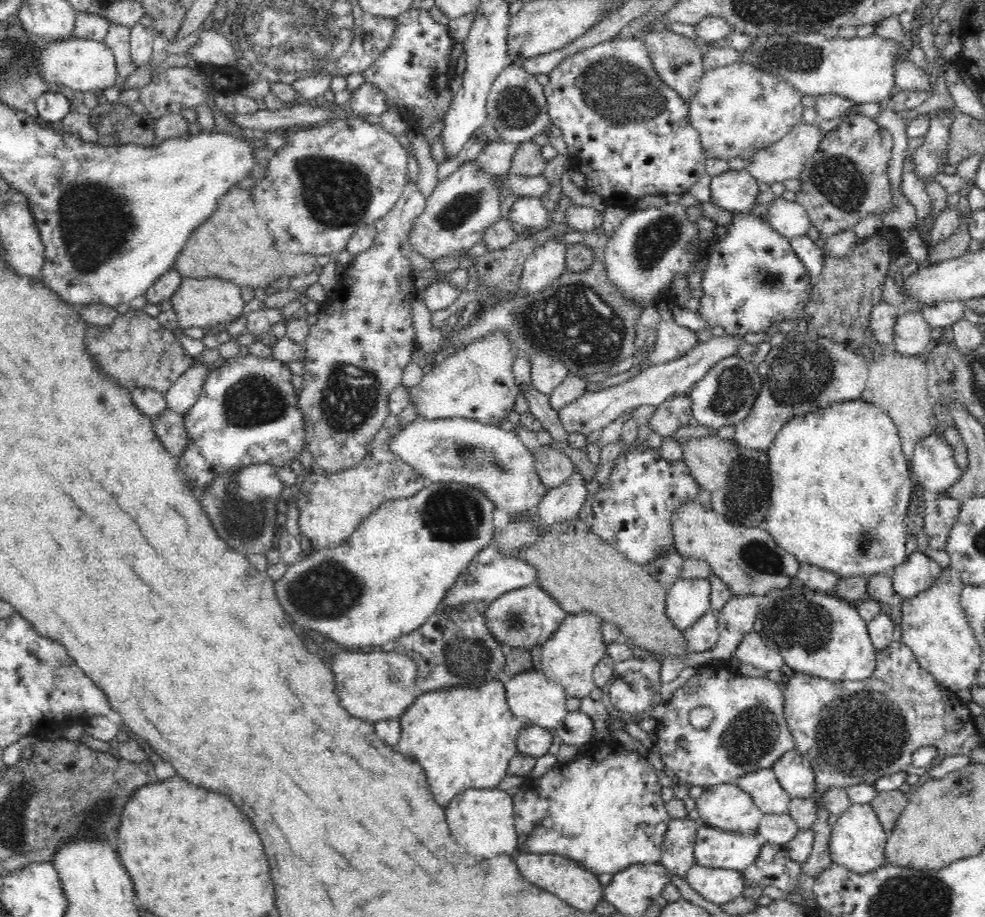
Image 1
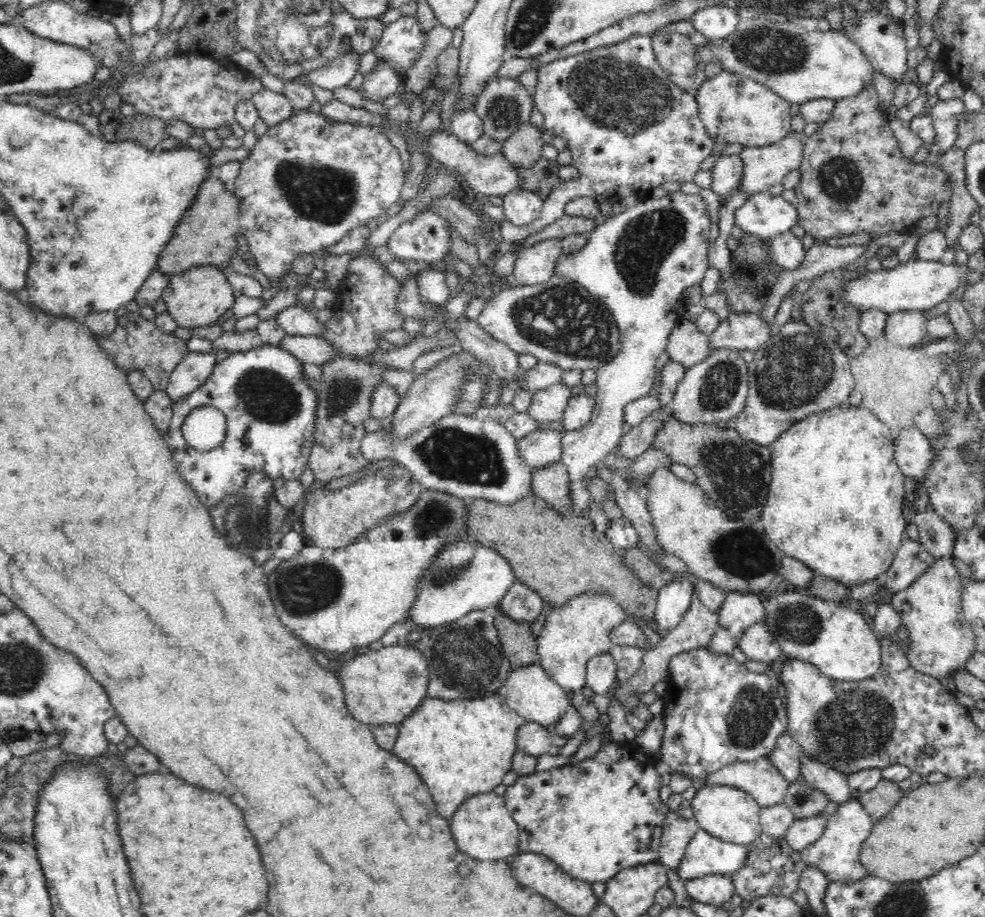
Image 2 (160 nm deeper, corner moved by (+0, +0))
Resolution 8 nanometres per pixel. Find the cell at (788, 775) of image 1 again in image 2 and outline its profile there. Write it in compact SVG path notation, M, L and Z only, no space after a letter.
M784 732L778 738L778 744L768 758L789 784L796 784L803 780L800 752L801 748L791 740L789 732Z

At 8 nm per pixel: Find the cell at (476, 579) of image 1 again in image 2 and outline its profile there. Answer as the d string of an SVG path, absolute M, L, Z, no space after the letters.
M476 541L451 545L420 584L421 598L410 612L409 621L424 626L438 626L454 622L470 611L491 611L500 604L516 581L511 563L497 550Z

